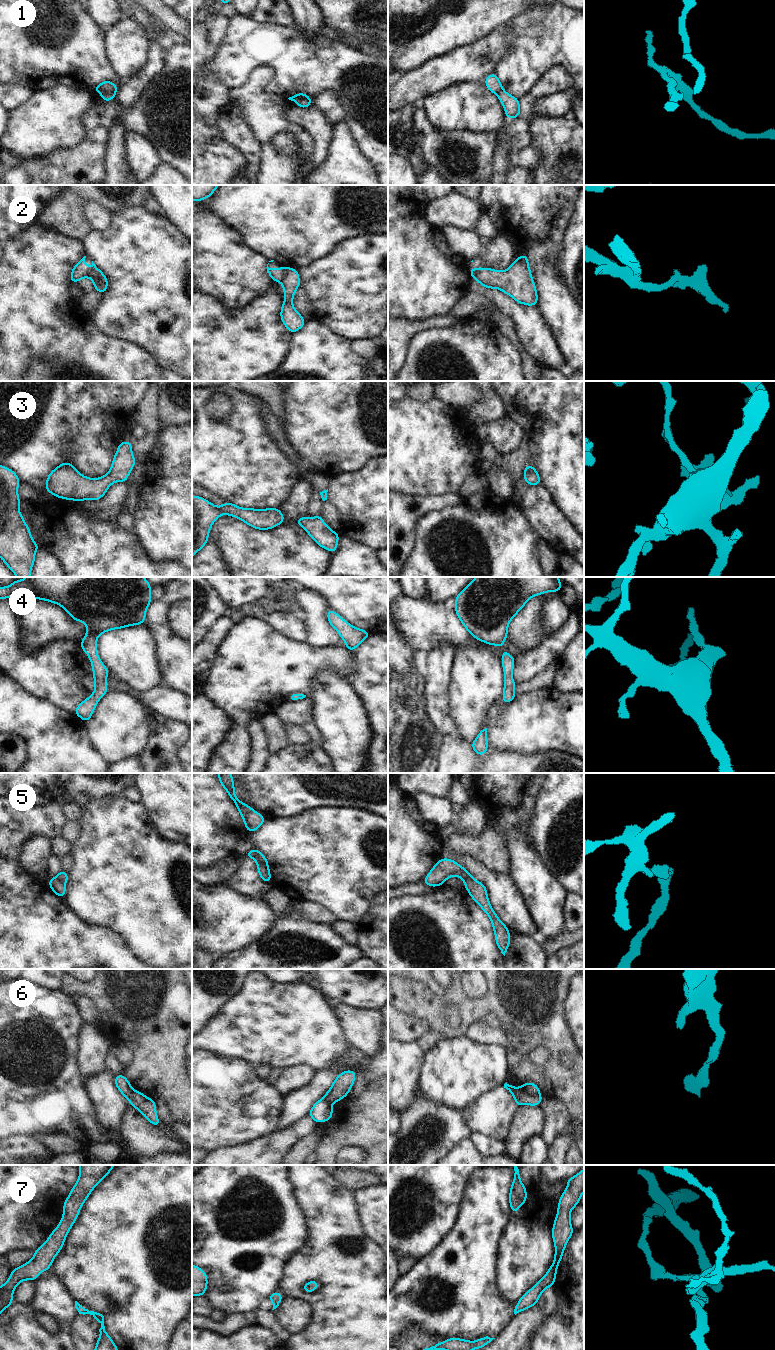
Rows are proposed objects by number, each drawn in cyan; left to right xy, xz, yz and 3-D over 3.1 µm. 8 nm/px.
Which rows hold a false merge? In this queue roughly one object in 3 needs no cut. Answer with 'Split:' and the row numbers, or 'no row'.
Split: 1, 2, 5, 6

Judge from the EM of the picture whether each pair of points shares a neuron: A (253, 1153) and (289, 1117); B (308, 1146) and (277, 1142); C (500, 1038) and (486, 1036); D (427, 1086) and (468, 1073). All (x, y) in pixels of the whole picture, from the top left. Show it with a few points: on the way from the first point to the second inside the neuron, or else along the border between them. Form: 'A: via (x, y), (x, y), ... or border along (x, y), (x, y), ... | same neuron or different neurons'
A: border along (296, 1121), (281, 1130), (275, 1131) | different neurons
B: border along (312, 1131), (298, 1140), (285, 1154) | different neurons
C: via (497, 1037), (489, 1036) | same neuron
D: via (437, 1081), (450, 1074), (458, 1073) | same neuron

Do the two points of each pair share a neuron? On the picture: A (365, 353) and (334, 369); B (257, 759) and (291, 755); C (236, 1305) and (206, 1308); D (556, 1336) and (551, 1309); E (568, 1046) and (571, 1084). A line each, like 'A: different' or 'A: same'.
A: different
B: different
C: different
D: different
E: same

